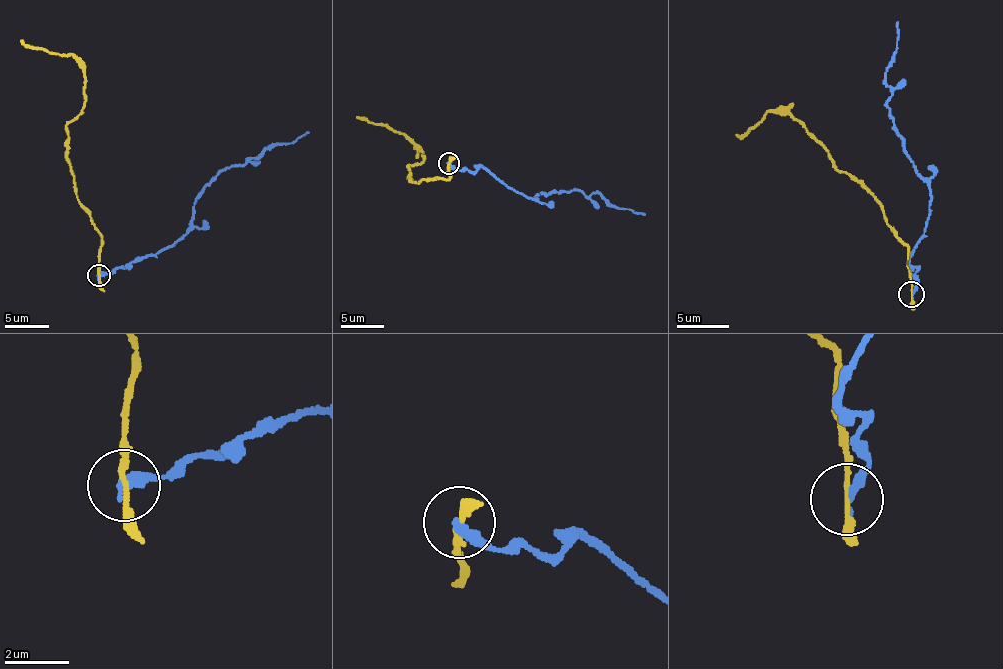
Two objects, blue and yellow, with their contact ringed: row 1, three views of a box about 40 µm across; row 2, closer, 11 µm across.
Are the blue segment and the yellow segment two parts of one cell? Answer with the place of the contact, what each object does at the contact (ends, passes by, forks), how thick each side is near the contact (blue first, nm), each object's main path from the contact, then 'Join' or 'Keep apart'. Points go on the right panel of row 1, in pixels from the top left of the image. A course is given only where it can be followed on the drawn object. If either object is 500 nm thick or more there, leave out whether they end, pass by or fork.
Place: (911, 294). At the ring blue ends. At the ring yellow passes by. Thickness 340 nm (blue) against 140 nm. Course of blue: (911, 295), (917, 273), (911, 254), (925, 231), (931, 191), (889, 117), (886, 83), (897, 22). Course of yellow: (911, 295), (908, 244), (886, 223), (880, 200), (836, 169), (792, 118), (768, 111), (736, 135). Keep apart

